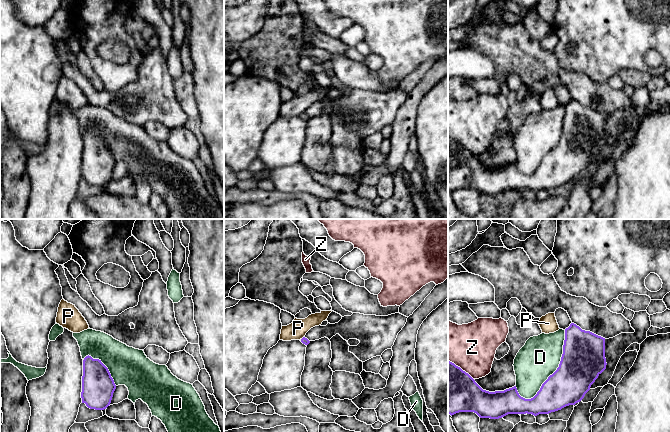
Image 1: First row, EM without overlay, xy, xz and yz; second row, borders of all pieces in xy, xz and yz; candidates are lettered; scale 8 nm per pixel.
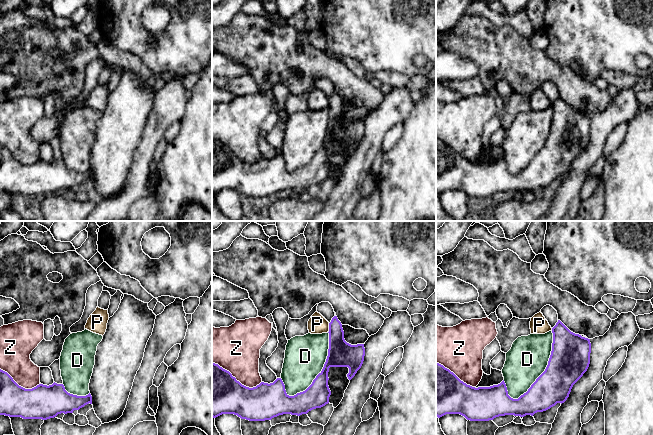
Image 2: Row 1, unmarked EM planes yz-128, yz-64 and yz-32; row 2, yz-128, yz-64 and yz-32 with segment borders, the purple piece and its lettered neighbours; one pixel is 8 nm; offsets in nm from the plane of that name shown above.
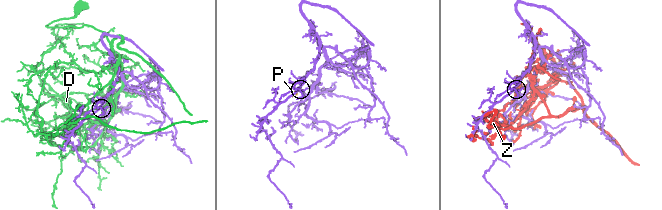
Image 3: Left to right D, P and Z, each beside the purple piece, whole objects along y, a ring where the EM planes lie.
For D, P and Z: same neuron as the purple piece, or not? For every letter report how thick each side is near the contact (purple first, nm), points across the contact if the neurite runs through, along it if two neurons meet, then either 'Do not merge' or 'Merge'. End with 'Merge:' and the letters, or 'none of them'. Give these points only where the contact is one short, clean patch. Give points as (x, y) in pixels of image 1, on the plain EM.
D: Thickness 340 nm (purple) against 320 nm. Do not merge
P: Thickness 50 nm (purple) against 150 nm. Boundary: xz (304, 112), (301, 115). Do not merge
Z: Thickness 380 nm (purple) against 380 nm. Do not merge
Merge: none of them

